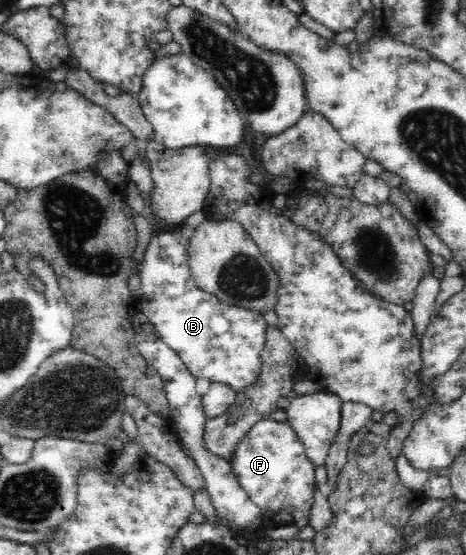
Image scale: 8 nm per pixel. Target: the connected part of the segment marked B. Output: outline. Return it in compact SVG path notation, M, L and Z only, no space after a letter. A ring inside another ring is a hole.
M184 232L153 234L142 262L139 279L141 294L136 296L135 301L143 314L147 314L149 321L153 322L162 341L178 353L195 379L227 382L236 393L239 393L247 389L246 387L260 374L260 353L267 339L267 323L261 312L221 301L215 294L199 289L189 269L189 243L190 240Z

